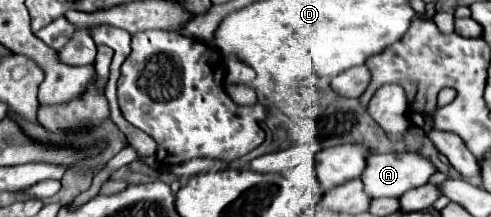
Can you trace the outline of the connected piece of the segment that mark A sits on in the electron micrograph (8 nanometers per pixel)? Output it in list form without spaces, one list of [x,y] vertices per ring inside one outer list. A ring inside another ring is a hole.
[[[418,152],[372,154],[362,174],[364,190],[370,198],[402,196],[406,190],[424,186],[436,172],[432,160]]]

